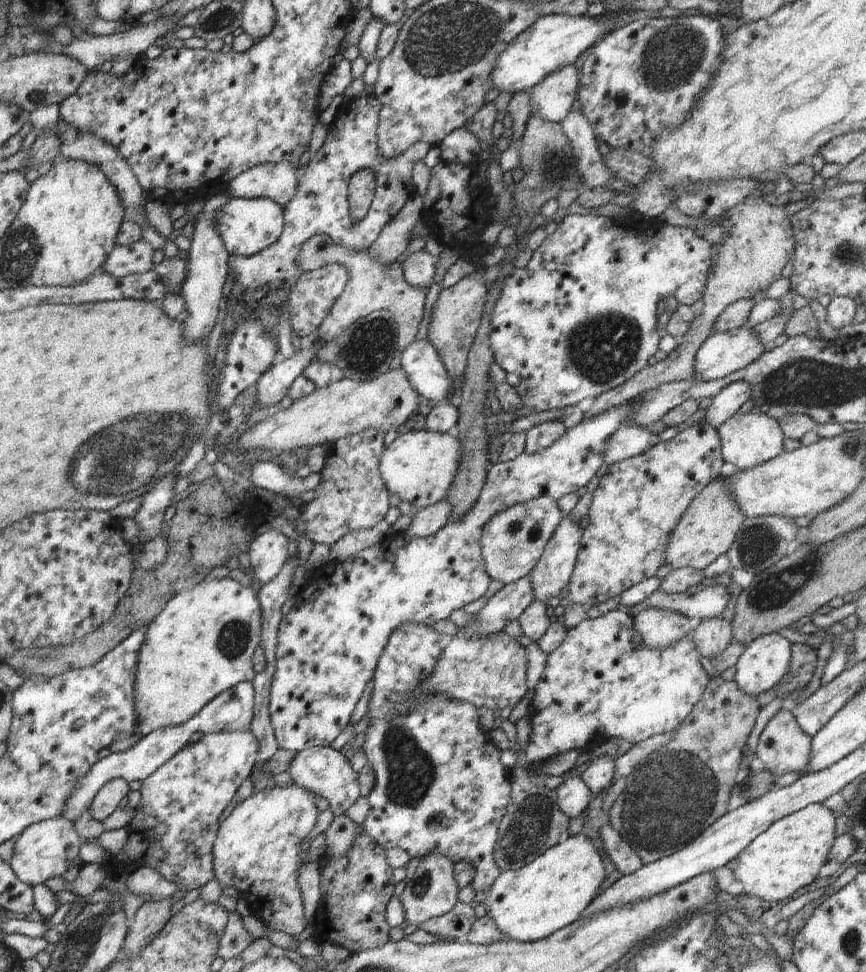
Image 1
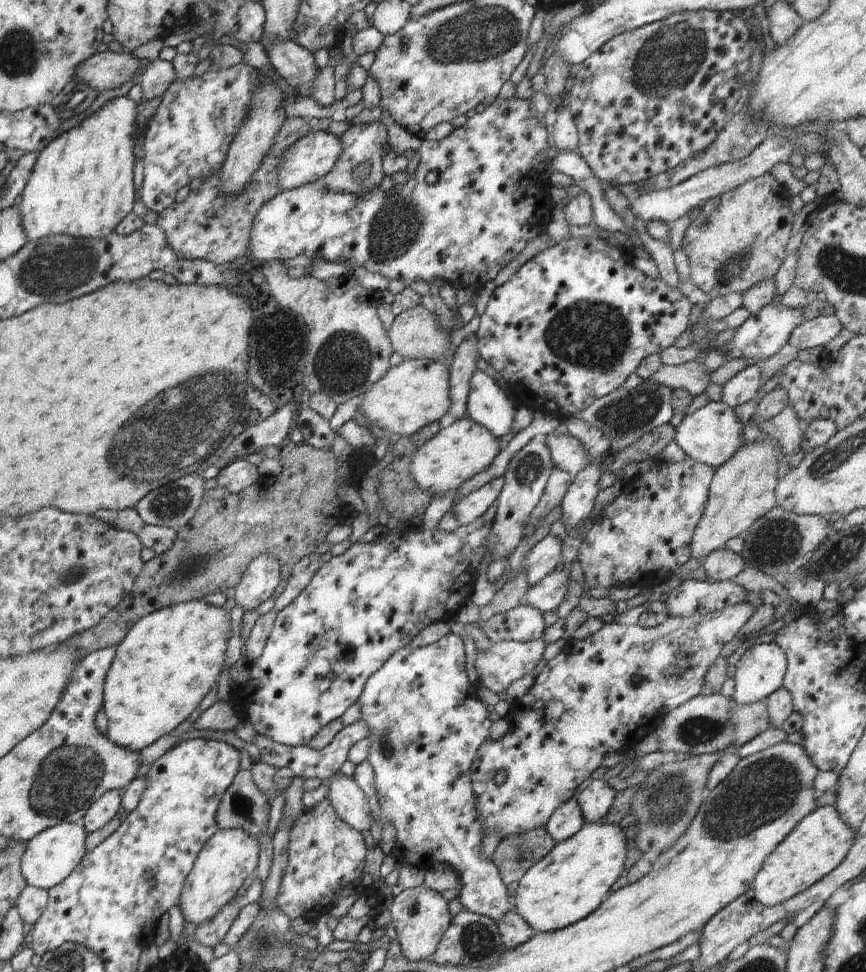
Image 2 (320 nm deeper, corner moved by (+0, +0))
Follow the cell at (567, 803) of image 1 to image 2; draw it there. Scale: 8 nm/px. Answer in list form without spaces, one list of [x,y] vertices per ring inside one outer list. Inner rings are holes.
[[[572,797],[552,813],[544,827],[554,842],[559,843],[574,836],[585,823],[580,805]]]

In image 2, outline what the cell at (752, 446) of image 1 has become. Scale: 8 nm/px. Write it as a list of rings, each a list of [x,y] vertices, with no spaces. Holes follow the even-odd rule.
[[[722,400],[710,401],[706,406],[684,416],[680,425],[675,428],[674,441],[692,460],[717,469],[743,444],[742,427],[745,424],[738,422],[733,410]]]

